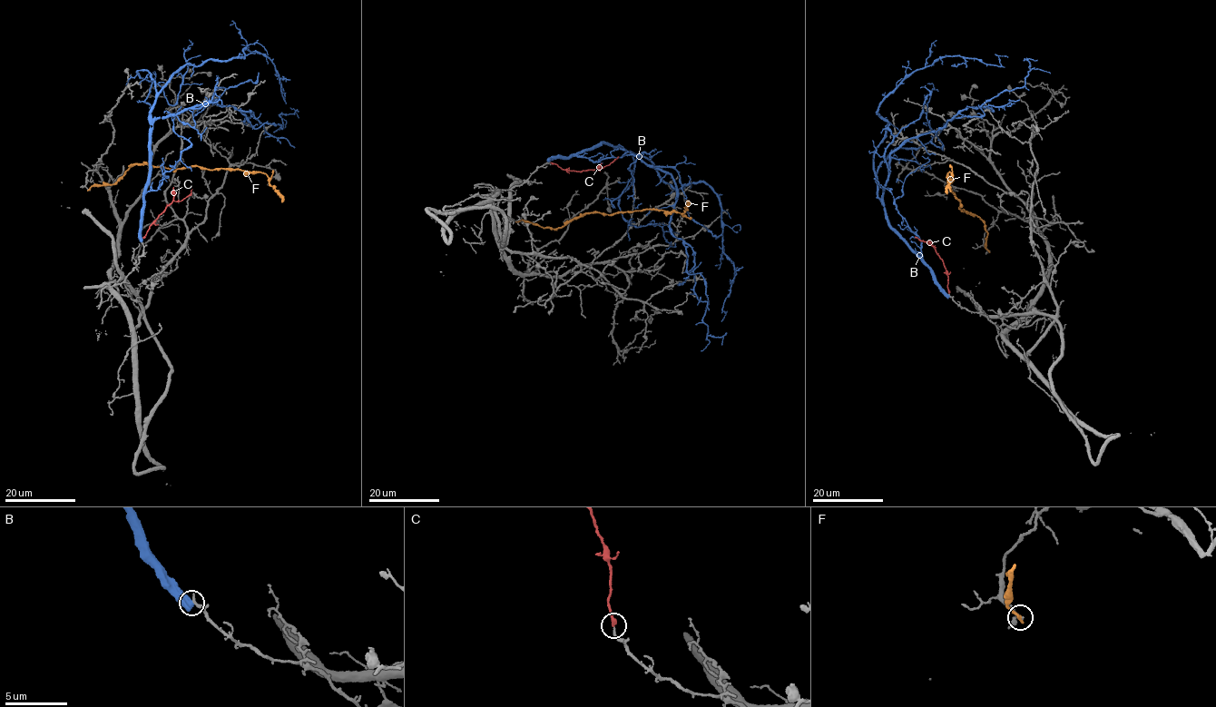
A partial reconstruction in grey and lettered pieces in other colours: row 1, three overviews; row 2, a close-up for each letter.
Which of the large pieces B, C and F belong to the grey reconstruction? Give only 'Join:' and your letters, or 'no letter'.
Join: C

